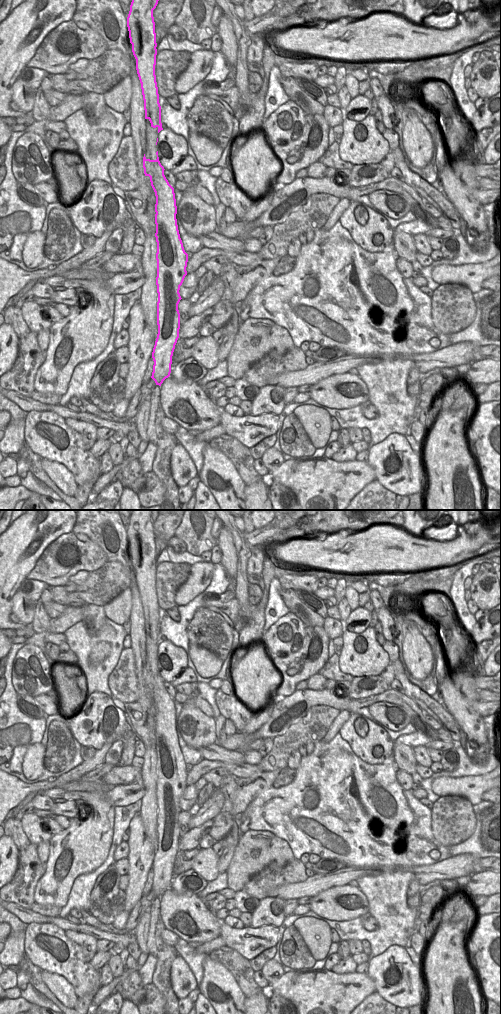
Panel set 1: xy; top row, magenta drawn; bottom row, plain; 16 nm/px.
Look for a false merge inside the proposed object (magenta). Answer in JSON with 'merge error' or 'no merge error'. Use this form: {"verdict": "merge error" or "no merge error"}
{"verdict": "no merge error"}

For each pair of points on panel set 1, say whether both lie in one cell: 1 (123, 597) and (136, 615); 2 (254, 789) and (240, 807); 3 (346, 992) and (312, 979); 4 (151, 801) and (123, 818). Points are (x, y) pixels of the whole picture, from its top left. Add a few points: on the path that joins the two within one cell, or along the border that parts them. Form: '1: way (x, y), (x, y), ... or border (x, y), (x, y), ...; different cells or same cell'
1: border (129, 587), (131, 594), (130, 618); different cells
2: way (250, 793), (242, 803); same cell
3: way (338, 992), (325, 992), (320, 987); same cell
4: border (141, 799), (141, 809), (139, 811); different cells

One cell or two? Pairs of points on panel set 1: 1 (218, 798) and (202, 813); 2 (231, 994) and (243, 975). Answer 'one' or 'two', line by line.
1: one
2: two

